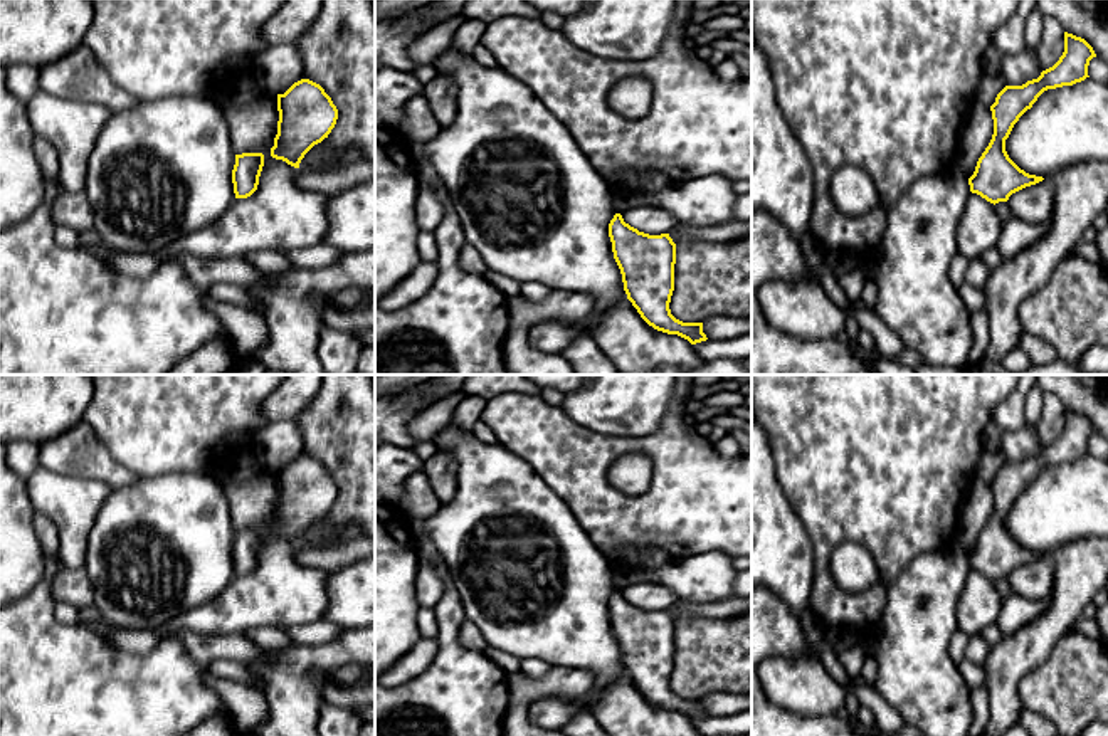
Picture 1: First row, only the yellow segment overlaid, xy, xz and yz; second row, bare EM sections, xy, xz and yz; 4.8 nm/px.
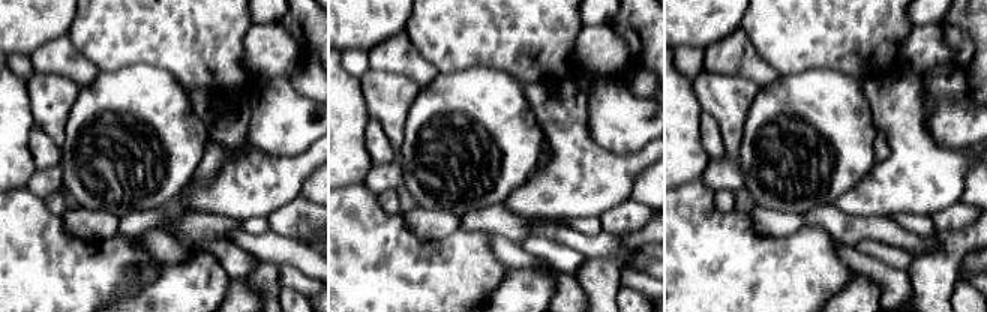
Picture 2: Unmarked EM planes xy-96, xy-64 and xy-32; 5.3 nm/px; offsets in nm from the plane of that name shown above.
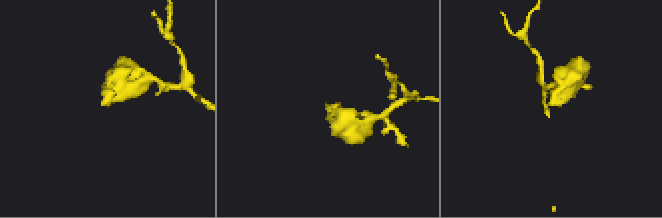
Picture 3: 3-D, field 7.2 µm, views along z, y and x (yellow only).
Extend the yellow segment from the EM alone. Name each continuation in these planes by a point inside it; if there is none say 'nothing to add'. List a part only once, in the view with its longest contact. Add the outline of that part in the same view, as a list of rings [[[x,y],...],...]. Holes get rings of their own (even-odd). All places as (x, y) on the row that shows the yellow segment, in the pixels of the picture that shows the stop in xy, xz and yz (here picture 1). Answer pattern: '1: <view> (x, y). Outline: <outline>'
nothing to add

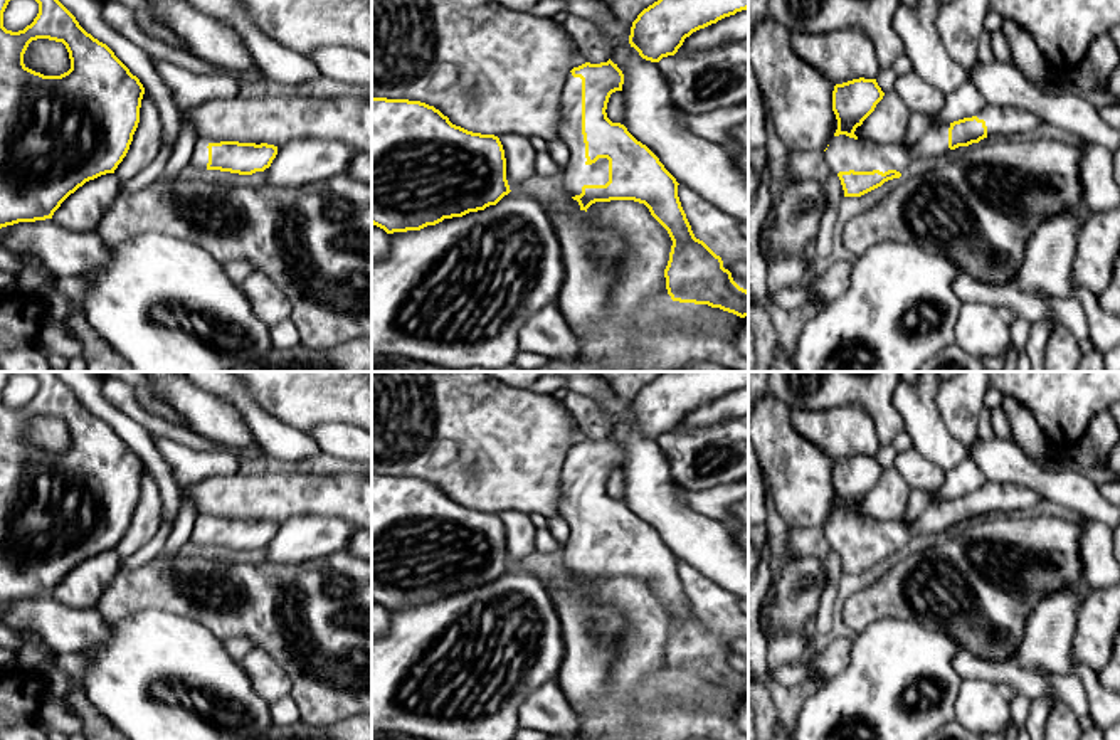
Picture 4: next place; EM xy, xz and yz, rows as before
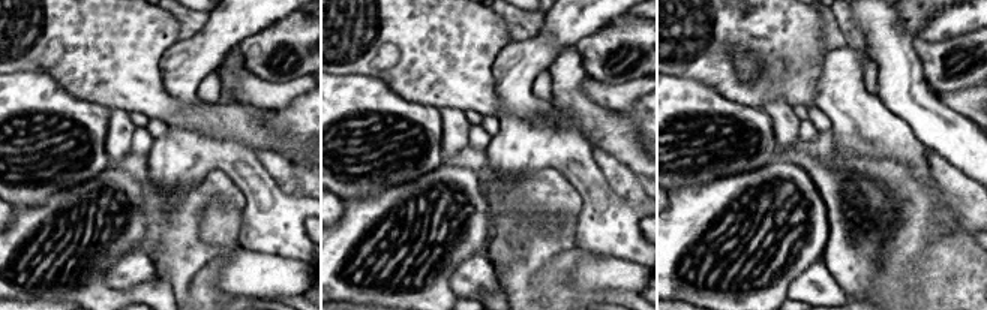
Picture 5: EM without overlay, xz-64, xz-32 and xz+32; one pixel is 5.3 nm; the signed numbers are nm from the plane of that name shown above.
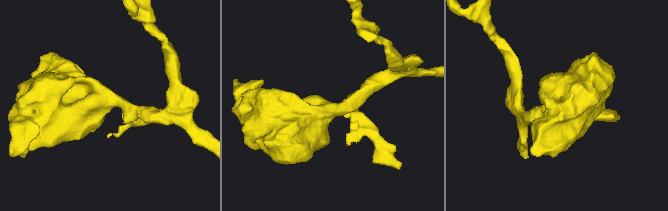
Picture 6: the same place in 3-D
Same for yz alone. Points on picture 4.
1: yz (845, 153). Outline: [[[950,123],[932,124],[923,138],[908,146],[905,143],[880,145],[864,138],[834,136],[829,141],[824,158],[831,173],[839,172],[888,172],[896,170],[903,175],[911,172],[917,161],[942,161],[948,148]]]

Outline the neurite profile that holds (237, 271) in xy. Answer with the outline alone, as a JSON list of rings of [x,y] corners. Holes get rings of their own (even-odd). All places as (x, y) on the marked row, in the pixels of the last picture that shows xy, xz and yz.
[[[237,259],[224,264],[224,271],[234,284],[240,284],[249,274],[254,272],[254,266],[247,261]]]

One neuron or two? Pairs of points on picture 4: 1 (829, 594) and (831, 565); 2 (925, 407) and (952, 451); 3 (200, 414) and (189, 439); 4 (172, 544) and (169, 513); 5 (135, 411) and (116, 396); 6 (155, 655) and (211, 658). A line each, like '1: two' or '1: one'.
1: one
2: one
3: two
4: two
5: one
6: one

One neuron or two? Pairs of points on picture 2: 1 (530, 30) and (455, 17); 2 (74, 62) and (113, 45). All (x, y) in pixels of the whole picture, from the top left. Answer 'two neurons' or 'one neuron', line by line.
1: one neuron
2: two neurons

